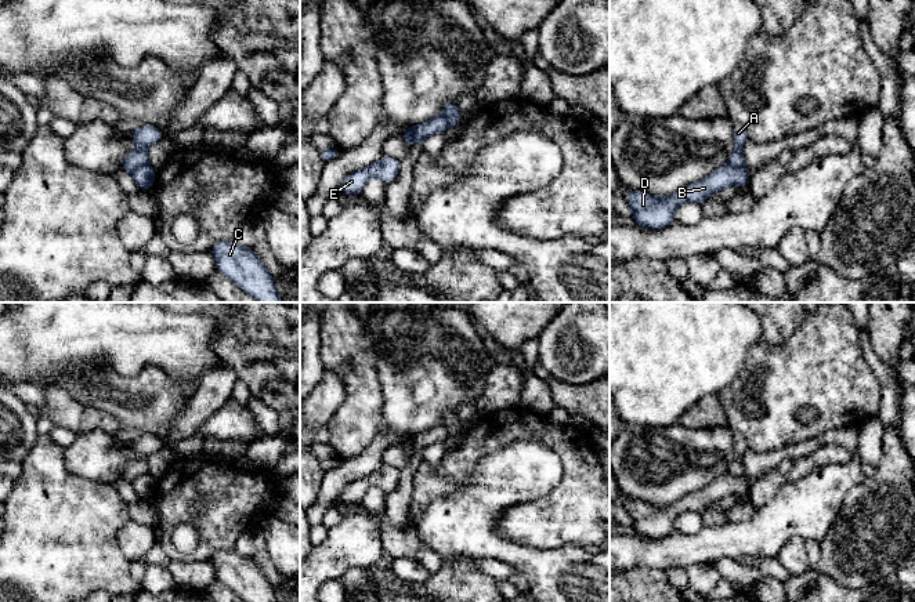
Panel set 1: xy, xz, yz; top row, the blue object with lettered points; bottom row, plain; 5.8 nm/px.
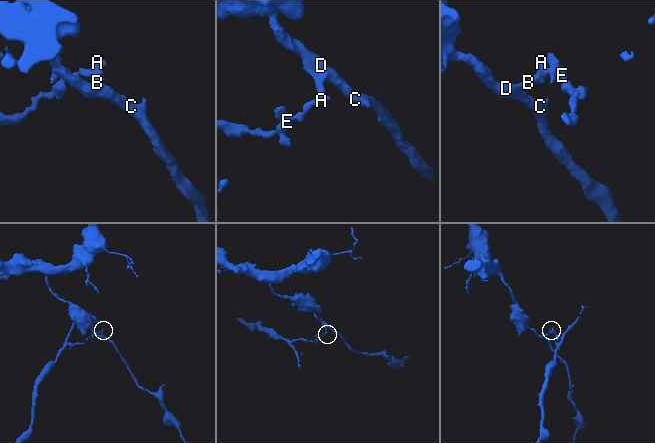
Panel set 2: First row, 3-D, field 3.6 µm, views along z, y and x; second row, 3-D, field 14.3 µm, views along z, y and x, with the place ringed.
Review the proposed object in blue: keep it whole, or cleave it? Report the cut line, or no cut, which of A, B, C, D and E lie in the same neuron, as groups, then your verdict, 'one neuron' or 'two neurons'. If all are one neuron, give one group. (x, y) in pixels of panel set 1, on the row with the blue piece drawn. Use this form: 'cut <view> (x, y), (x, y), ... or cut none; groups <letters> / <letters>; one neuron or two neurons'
cut yz (729, 163), (745, 169); groups A E / B C D; two neurons

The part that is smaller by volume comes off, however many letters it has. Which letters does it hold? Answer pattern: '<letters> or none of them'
A, E

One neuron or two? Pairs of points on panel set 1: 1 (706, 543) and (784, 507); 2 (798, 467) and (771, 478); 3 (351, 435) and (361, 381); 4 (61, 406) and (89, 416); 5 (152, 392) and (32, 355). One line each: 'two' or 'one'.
1: one
2: one
3: one
4: one
5: two

